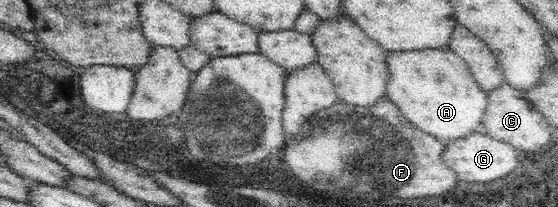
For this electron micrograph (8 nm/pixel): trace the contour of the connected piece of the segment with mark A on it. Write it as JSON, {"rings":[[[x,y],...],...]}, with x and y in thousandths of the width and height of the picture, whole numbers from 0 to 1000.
{"rings":[[[810,242],[695,246],[692,300],[694,473],[713,507],[724,565],[746,623],[797,696],[864,633],[875,454],[851,396],[835,300]]]}

